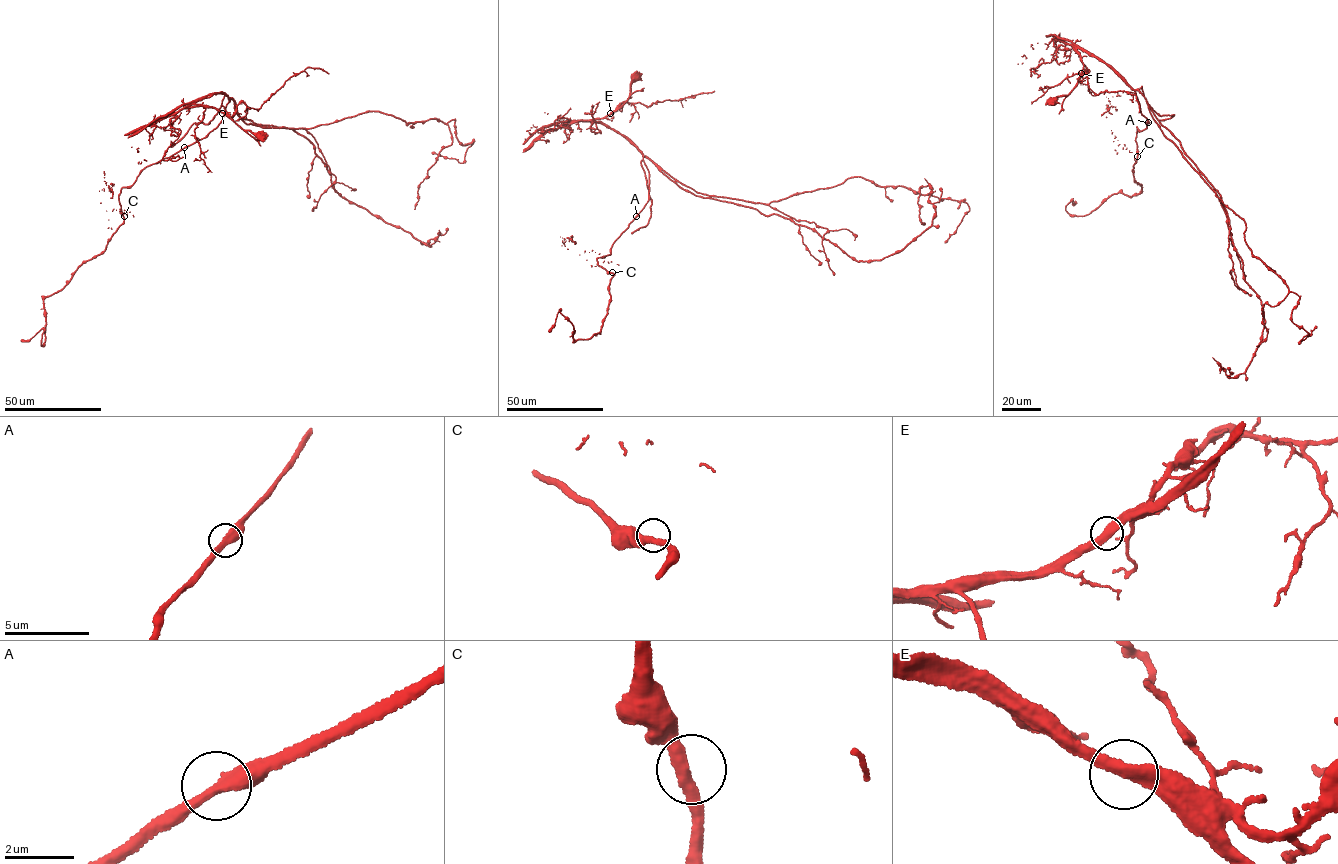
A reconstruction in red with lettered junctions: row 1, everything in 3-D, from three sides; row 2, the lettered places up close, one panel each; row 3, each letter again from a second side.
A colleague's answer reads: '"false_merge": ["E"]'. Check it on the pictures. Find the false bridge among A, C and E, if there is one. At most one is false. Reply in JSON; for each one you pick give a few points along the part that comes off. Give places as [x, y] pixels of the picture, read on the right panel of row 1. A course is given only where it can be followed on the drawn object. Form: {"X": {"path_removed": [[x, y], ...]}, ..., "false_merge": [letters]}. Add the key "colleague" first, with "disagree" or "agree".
{"colleague": "agree", "E": {"path_removed": [[1081, 73], [1072, 46], [1141, 93], [1246, 223], [1252, 254], [1299, 297], [1299, 343], [1315, 326]]}, "false_merge": ["E"]}

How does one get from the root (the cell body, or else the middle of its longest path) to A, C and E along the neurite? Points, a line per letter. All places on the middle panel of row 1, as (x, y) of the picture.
A: (637, 76), (621, 108), (580, 120), (604, 123), (642, 154), (650, 189), (636, 216)
C: (637, 76), (621, 108), (580, 120), (624, 135), (650, 175), (646, 203), (610, 254), (597, 258), (612, 272)
E: (637, 76), (628, 99), (610, 114)

